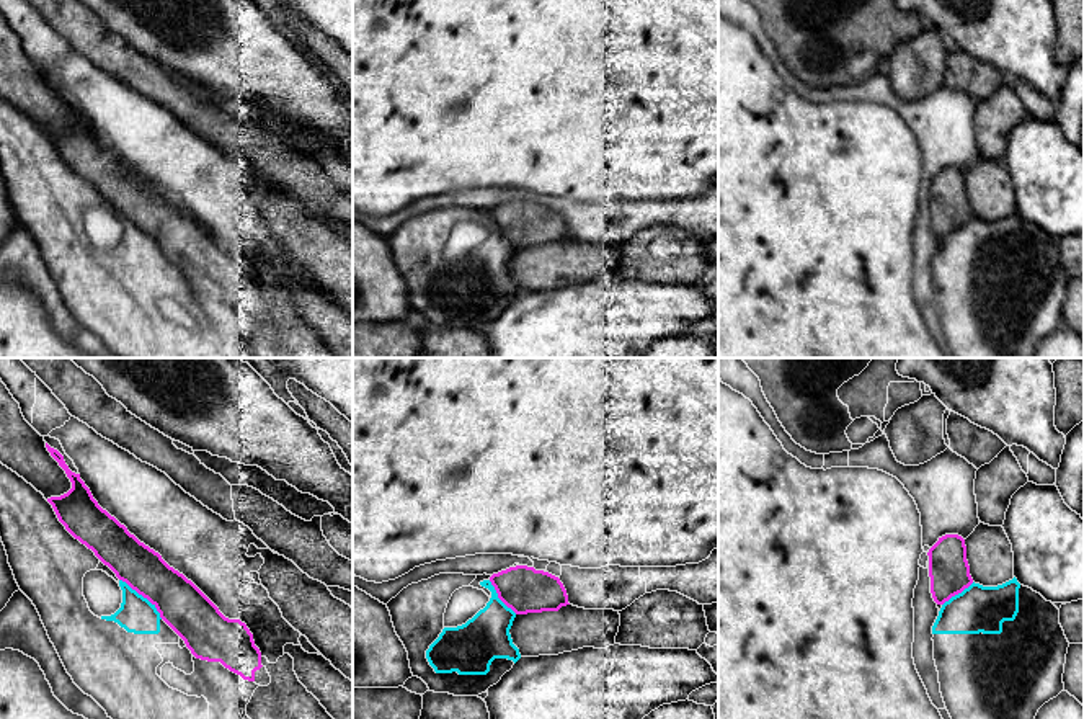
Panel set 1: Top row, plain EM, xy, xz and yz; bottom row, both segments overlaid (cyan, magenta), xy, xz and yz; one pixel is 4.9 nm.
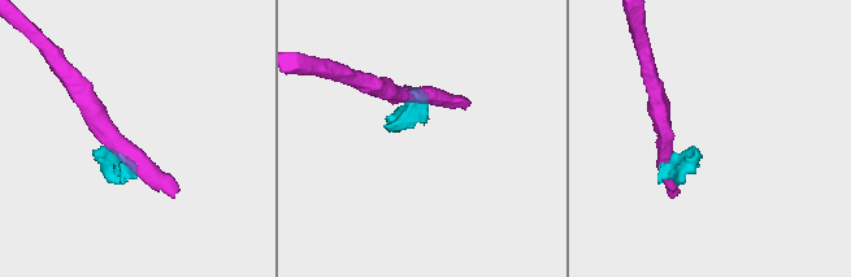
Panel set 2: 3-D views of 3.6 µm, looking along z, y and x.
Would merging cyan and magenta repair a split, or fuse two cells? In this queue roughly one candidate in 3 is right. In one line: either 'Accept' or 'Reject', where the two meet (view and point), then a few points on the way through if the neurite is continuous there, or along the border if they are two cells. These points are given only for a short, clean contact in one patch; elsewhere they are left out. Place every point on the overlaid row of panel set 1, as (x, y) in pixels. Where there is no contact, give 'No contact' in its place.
Reject. Touches cyan at xy (141, 595). Boundary: xy (119, 579), (141, 593), (162, 618)

